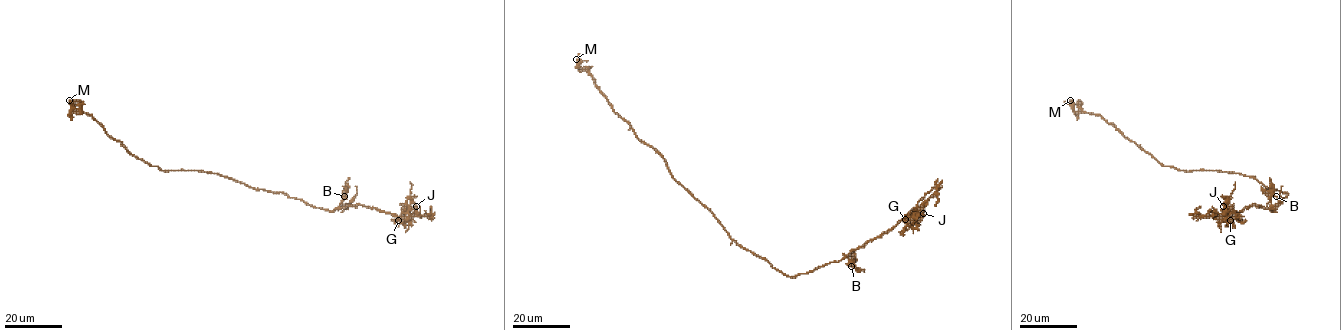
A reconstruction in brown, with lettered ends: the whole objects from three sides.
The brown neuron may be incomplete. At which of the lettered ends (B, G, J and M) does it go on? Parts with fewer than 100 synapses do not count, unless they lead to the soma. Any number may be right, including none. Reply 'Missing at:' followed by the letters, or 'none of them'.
Missing at: none of them

